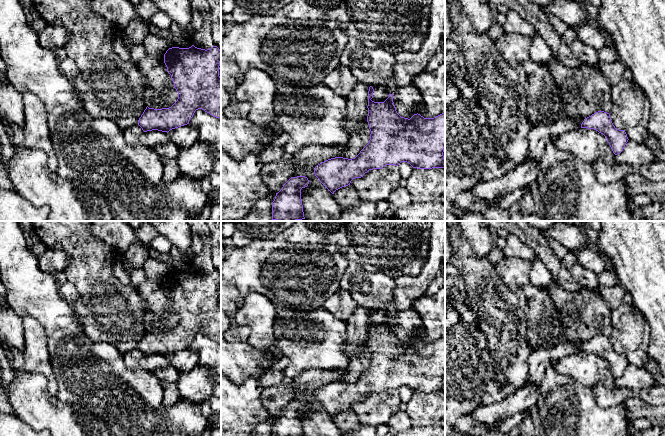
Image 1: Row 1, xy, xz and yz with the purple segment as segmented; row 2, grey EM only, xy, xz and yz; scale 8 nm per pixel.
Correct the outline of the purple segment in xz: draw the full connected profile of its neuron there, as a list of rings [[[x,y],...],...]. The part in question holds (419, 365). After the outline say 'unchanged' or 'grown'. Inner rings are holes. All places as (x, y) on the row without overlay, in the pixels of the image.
[[[370,310],[369,367],[355,382],[331,382],[314,393],[315,400],[332,418],[369,394],[386,389],[407,386],[417,393],[445,392],[445,337],[434,342],[424,342],[418,337],[410,343],[404,342],[396,335],[393,317],[384,326],[374,326],[373,316]]] | unchanged

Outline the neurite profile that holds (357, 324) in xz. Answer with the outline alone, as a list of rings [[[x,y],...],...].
[[[358,306],[347,323],[347,343],[343,348],[348,361],[357,353],[358,348],[365,342],[368,330],[368,315],[370,309]]]

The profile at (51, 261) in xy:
[[[48,249],[38,256],[38,263],[43,272],[53,274],[58,271],[64,271],[70,264],[70,260],[62,251]]]

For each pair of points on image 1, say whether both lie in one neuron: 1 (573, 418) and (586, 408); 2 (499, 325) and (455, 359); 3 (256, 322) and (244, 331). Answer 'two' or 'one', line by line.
1: one
2: two
3: two

